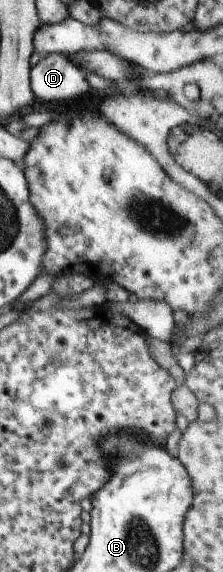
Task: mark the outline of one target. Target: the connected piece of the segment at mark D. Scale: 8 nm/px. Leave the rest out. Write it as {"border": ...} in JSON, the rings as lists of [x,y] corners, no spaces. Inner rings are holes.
{"border":[[[62,52],[46,55],[30,72],[30,86],[36,102],[50,104],[76,100],[93,91],[85,72],[68,55]]]}

